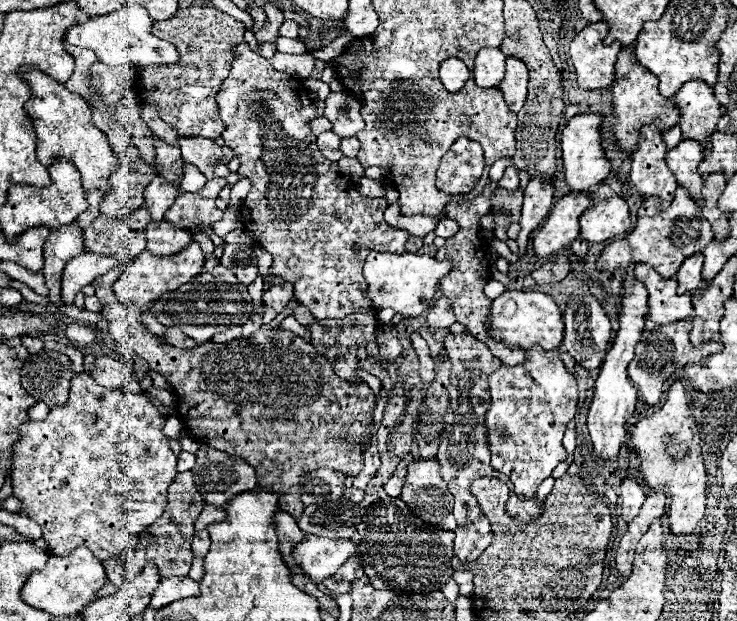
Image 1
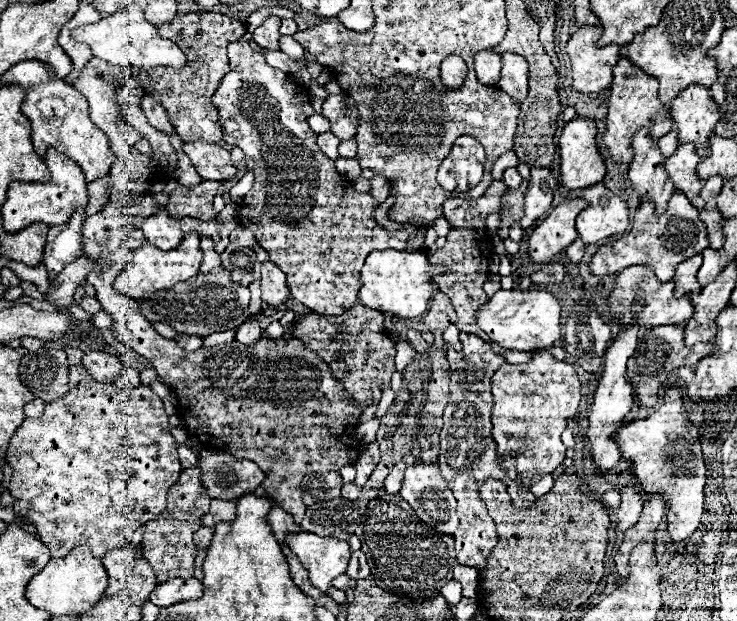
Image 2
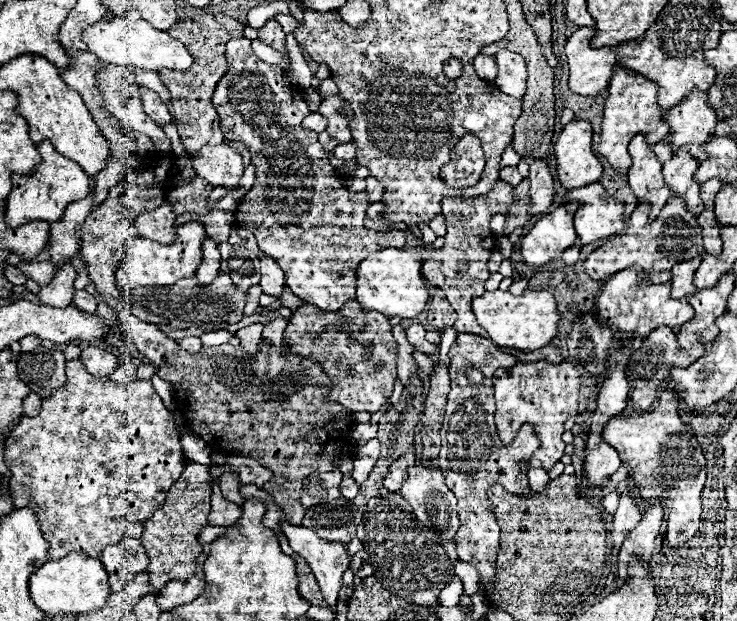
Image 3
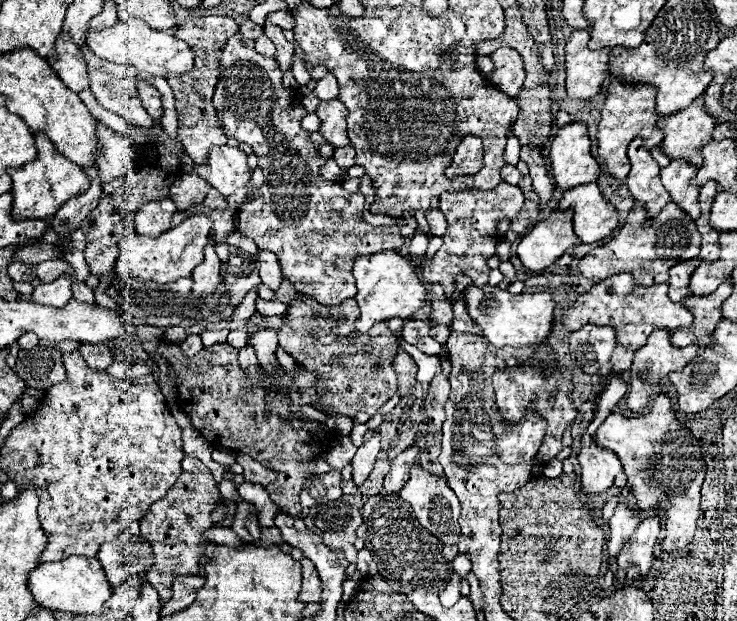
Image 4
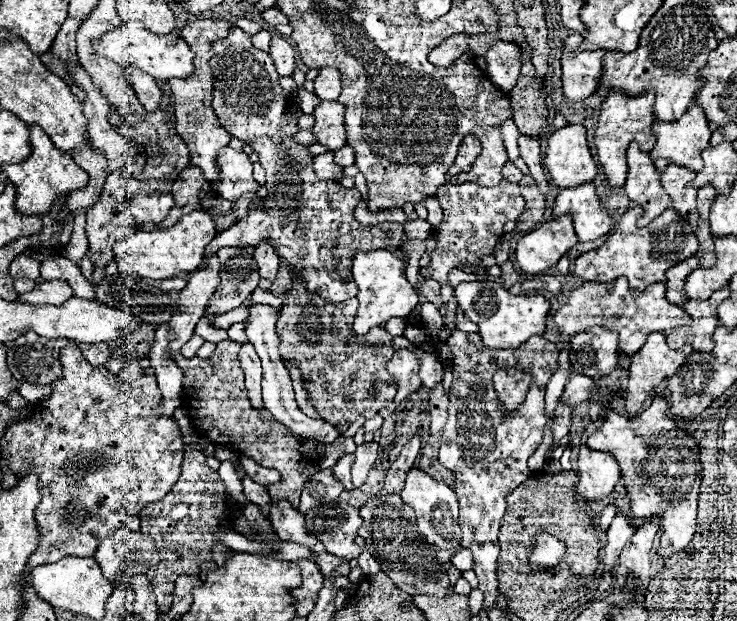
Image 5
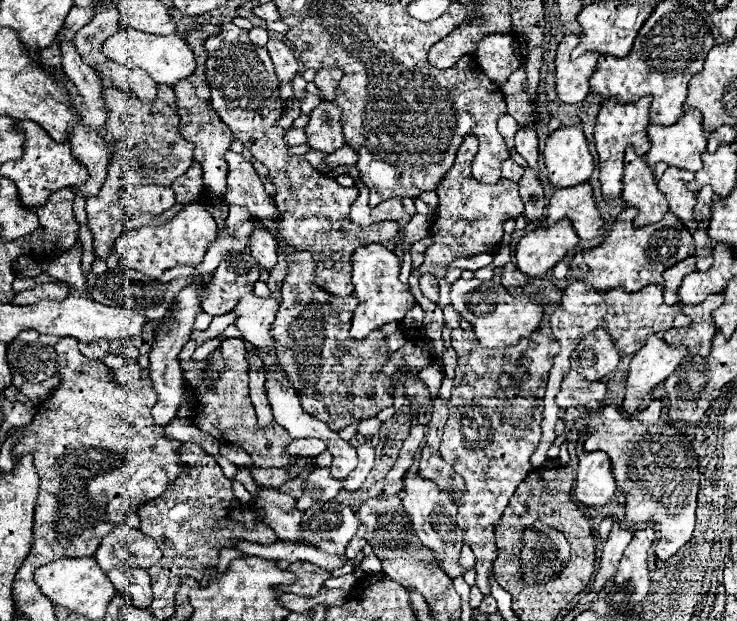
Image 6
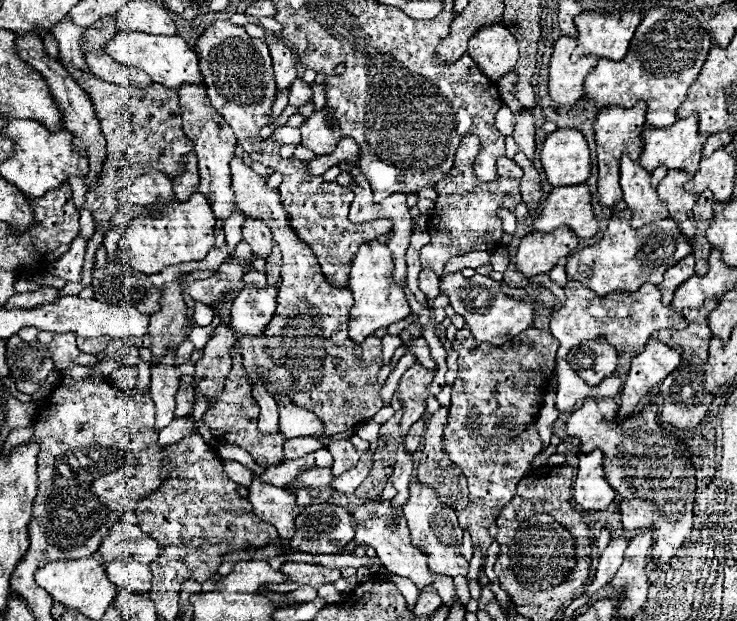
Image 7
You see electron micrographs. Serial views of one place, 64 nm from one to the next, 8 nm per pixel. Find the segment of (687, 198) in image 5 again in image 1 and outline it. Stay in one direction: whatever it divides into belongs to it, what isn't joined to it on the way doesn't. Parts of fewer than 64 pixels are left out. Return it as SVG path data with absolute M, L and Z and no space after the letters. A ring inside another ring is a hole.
M684 138L676 148L666 152L666 164L674 172L680 186L684 186L694 200L702 200L702 176L698 164L702 162L702 146L696 140Z

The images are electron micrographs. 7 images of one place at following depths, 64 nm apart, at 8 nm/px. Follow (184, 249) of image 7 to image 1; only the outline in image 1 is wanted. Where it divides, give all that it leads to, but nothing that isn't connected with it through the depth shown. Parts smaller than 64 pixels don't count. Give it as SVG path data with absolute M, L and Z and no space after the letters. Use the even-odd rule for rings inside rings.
M192 242L184 252L176 254L176 256L166 256L166 258L156 258L150 252L144 250L120 274L120 278L114 282L112 288L114 288L114 294L116 294L118 302L122 302L122 304L134 304L142 312L148 312L148 308L152 306L152 302L158 300L162 294L174 292L176 288L180 288L182 284L188 284L194 276L198 276L202 272L202 264L204 264L204 254L202 254L202 250L200 250L200 246L196 242Z

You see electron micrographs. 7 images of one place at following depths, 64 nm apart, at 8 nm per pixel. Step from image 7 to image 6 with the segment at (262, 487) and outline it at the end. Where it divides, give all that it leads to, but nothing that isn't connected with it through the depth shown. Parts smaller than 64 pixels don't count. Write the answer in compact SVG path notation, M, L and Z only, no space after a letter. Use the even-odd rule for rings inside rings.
M260 486L260 494L254 500L256 508L264 512L264 522L276 532L280 540L300 542L302 512L296 510L296 500L288 494L280 494L274 488Z

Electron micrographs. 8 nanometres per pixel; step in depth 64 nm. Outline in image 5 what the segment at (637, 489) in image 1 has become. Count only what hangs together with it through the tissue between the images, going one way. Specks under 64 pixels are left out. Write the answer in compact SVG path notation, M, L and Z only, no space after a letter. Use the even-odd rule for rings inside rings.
M616 514L608 532L606 532L606 546L604 546L604 572L612 570L614 564L618 562L618 556L622 552L622 548L626 546L626 542L630 542L630 538L636 532L636 524L632 518L624 516L624 514Z

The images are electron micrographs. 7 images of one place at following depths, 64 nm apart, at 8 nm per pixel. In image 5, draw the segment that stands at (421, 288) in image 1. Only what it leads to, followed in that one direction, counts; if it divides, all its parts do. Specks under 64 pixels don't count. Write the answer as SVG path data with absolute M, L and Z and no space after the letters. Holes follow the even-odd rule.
M372 250L358 252L352 262L352 276L358 284L358 314L354 318L354 332L364 336L370 328L386 324L390 318L406 318L416 306L420 306L418 288L412 286L406 278L406 262L392 254L390 250Z

